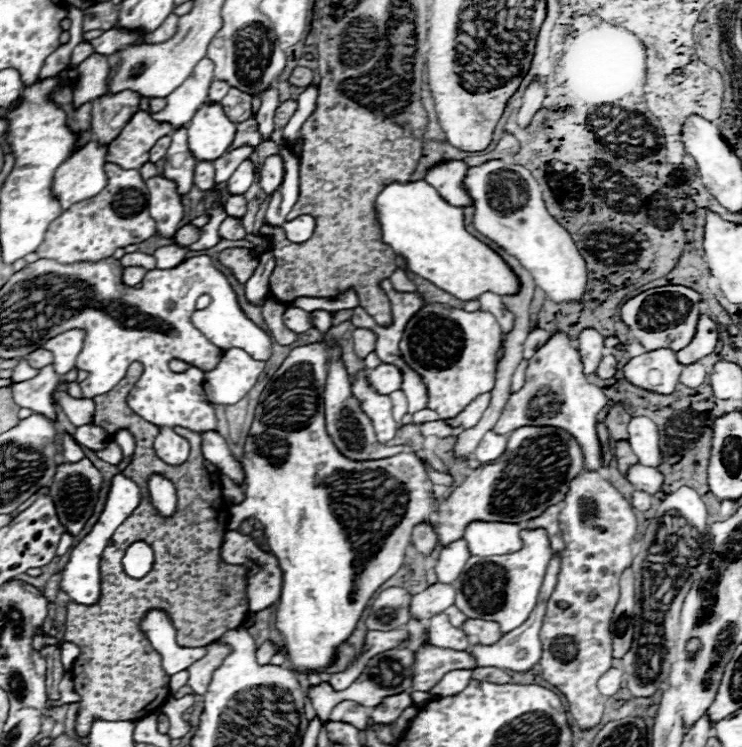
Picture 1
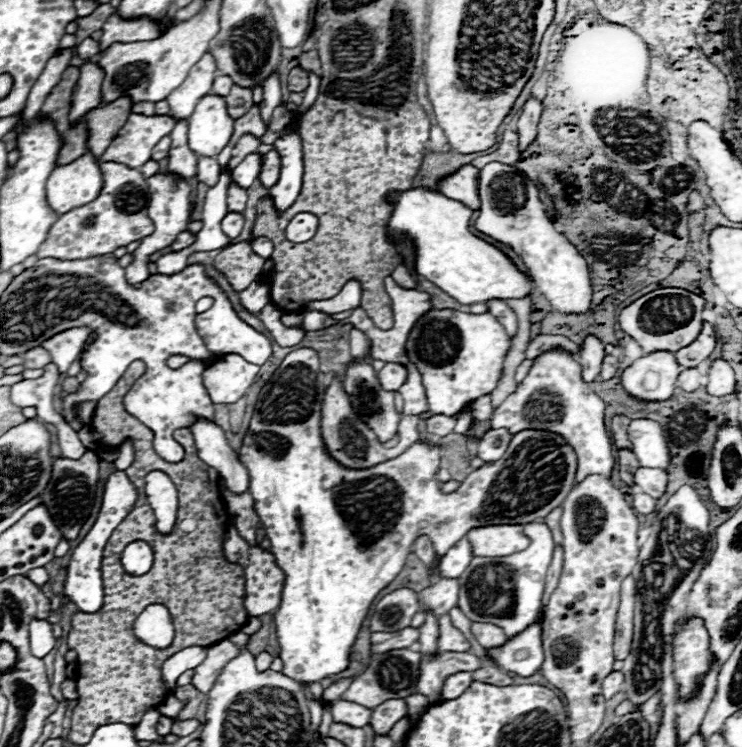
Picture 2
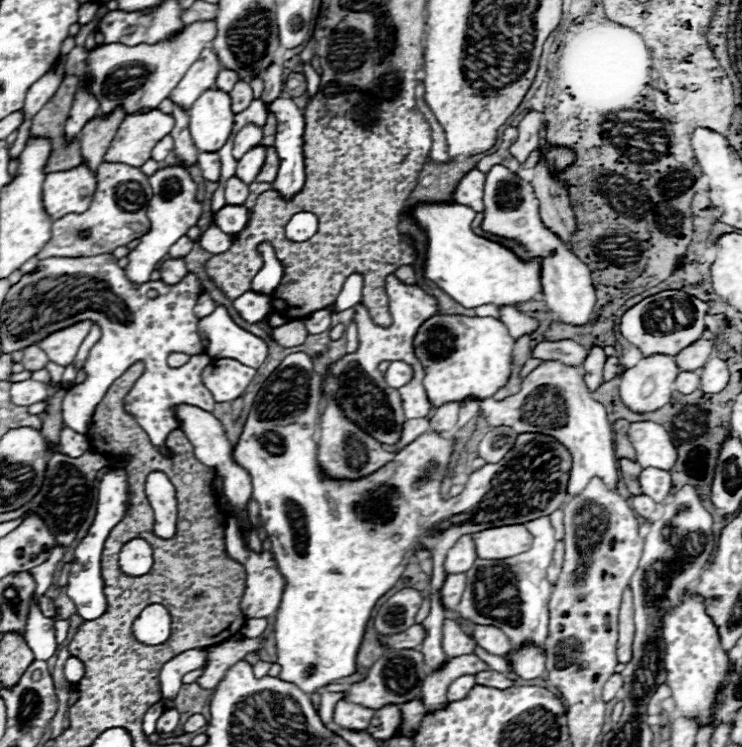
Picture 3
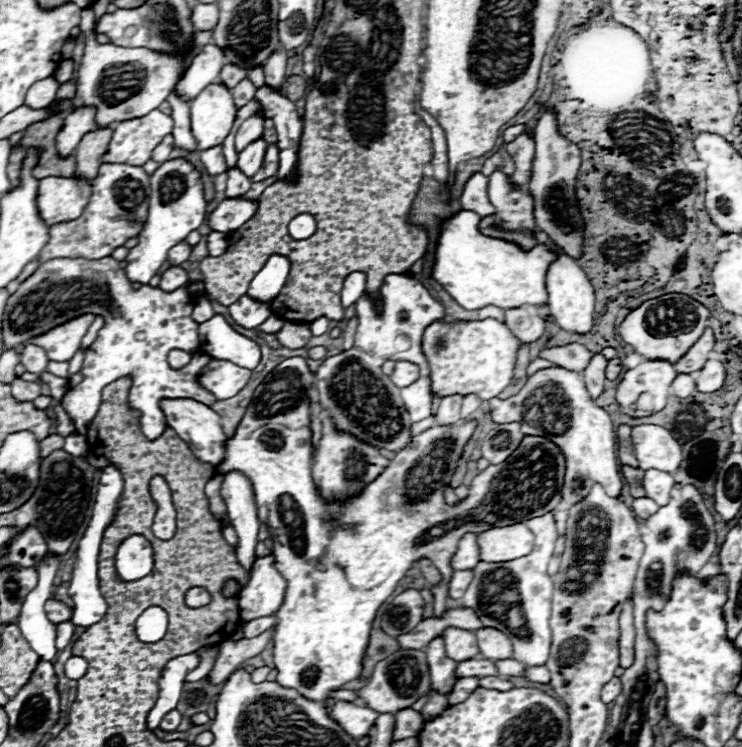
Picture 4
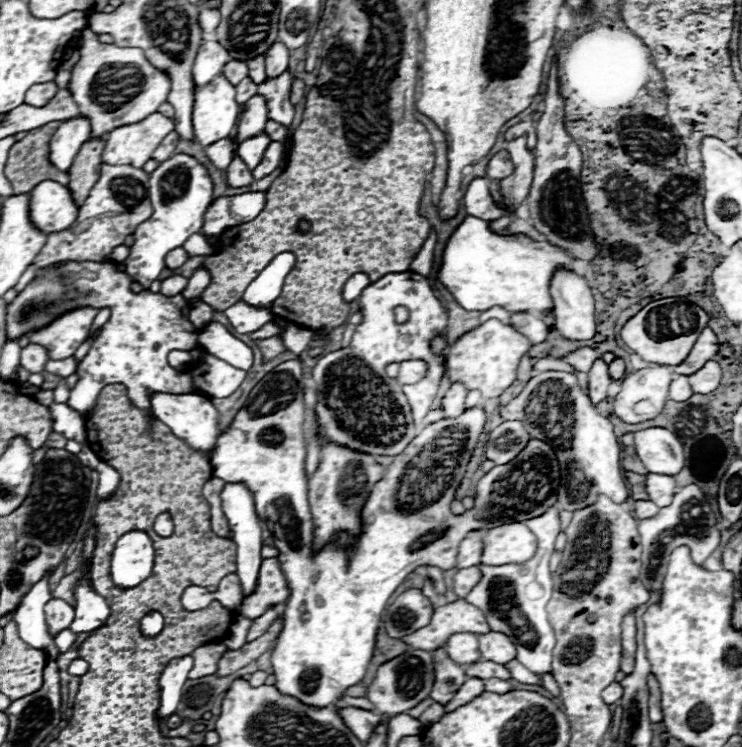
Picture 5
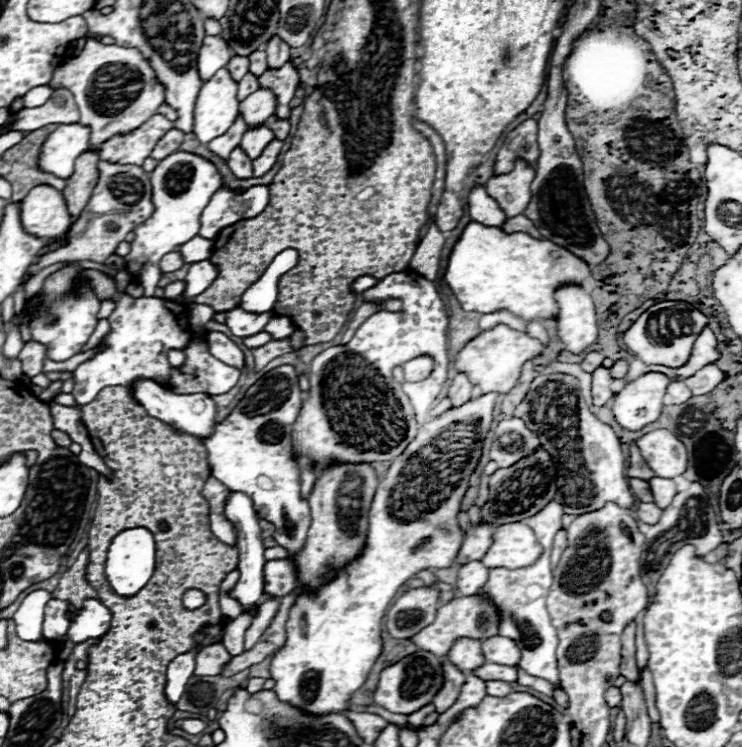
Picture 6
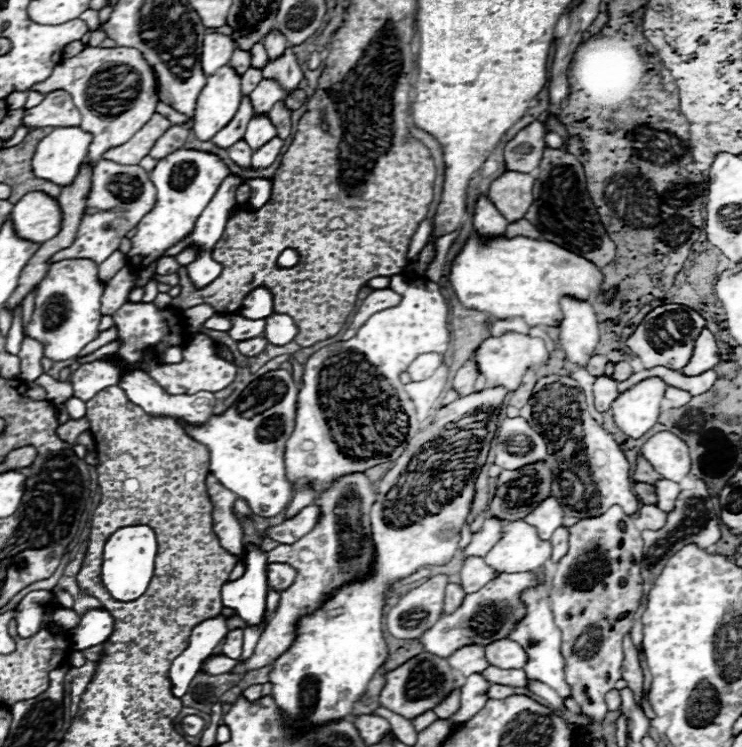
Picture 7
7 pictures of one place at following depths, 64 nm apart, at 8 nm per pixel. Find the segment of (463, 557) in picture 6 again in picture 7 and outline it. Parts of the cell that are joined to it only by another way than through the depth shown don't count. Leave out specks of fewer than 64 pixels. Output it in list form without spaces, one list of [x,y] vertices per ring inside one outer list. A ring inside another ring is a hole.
[[[486,518],[484,526],[472,534],[470,544],[462,550],[462,558],[470,558],[470,556],[486,556],[490,552],[490,548],[500,540],[502,536],[502,526],[504,522],[496,520],[496,518]]]

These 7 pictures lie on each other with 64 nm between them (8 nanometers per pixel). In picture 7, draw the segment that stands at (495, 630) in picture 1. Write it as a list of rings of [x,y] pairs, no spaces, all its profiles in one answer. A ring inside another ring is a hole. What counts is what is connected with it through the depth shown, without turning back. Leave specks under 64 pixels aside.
[[[506,638],[486,646],[486,660],[498,668],[522,668],[526,664],[526,652],[514,640]]]

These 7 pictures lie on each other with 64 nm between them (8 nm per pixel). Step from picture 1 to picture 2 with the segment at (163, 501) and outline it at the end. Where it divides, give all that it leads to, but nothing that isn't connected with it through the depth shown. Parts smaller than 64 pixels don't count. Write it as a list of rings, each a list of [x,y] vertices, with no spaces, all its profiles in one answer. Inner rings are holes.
[[[150,472],[146,478],[146,496],[158,520],[160,532],[170,532],[177,518],[178,492],[174,482],[164,472]]]

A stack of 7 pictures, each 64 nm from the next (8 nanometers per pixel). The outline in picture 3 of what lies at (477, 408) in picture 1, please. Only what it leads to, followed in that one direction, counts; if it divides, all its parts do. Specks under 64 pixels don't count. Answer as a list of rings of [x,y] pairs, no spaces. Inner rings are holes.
[[[542,360],[520,386],[520,392],[496,402],[494,398],[480,400],[480,412],[494,428],[512,426],[514,432],[540,432],[554,436],[572,454],[572,472],[568,482],[568,494],[576,496],[590,478],[598,476],[612,488],[618,482],[618,458],[614,454],[612,424],[608,422],[606,408],[594,400],[584,384],[582,372],[576,366],[566,366],[558,360]]]

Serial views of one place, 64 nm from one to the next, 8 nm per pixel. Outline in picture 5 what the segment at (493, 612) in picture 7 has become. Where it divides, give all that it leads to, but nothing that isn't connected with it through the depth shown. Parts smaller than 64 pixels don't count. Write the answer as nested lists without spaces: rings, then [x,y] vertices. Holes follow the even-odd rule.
[[[462,598],[452,604],[438,606],[430,624],[426,624],[426,628],[420,628],[410,636],[402,636],[402,642],[406,642],[412,650],[432,652],[438,646],[444,646],[448,636],[456,632],[470,632],[470,634],[490,632],[484,614]]]

